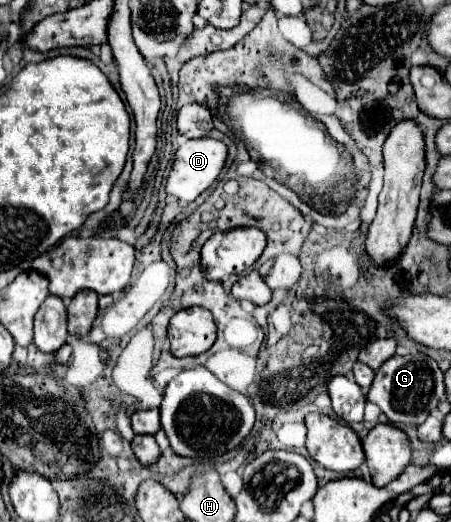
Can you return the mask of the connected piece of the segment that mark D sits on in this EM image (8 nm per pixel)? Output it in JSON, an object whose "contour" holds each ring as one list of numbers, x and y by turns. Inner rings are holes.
{"contour":[[197,138,197,140,183,142,177,148,175,162,173,162,173,168,169,172,165,192,169,196,175,196,181,202,193,202,201,192,205,192,215,182,215,178,219,176,223,164,225,164,225,158,227,158,227,146,219,140]]}

